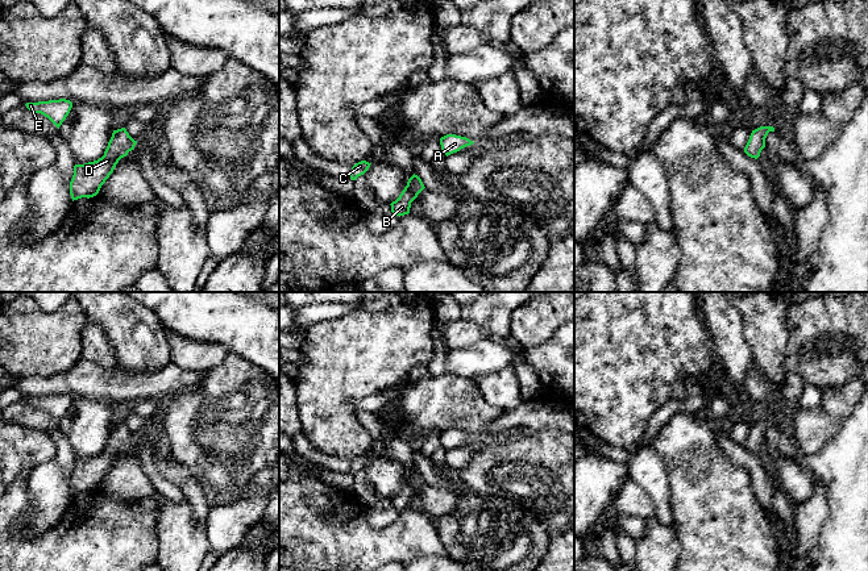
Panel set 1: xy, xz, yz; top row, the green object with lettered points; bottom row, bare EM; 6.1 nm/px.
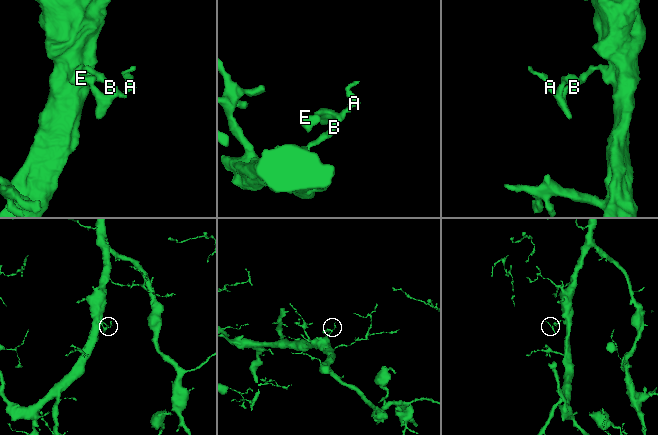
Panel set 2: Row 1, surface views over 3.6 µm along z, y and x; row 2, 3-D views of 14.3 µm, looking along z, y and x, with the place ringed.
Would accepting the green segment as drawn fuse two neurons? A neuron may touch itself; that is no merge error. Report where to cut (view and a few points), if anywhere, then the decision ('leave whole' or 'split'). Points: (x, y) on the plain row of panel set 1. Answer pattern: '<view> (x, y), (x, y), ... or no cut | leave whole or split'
no cut | leave whole

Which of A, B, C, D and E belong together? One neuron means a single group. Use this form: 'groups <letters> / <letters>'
groups A B C D E

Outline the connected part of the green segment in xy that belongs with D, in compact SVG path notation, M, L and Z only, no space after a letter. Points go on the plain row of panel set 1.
M125 422L113 425L104 450L97 455L74 460L74 470L70 476L72 496L82 492L94 492L101 480L113 467L119 455L128 450L136 441Z

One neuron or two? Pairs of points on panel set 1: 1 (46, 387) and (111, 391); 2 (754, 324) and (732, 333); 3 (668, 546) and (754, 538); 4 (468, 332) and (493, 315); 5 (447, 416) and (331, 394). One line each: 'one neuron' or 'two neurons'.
1: one neuron
2: two neurons
3: two neurons
4: two neurons
5: two neurons

